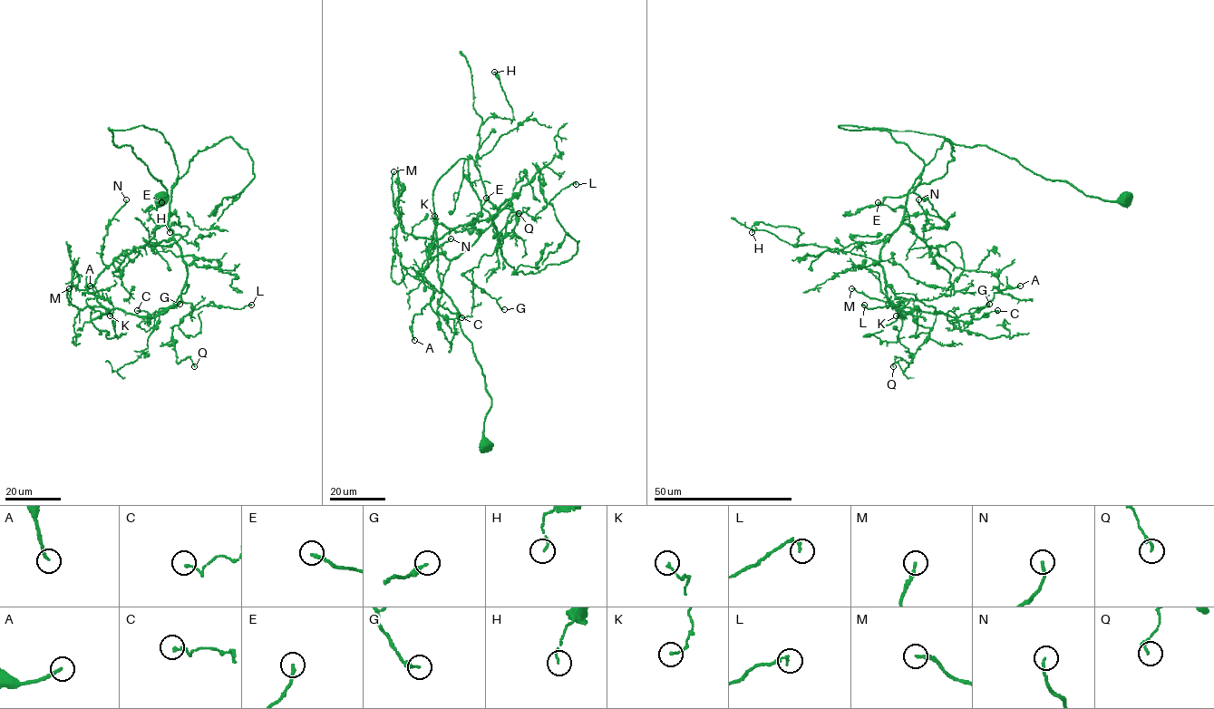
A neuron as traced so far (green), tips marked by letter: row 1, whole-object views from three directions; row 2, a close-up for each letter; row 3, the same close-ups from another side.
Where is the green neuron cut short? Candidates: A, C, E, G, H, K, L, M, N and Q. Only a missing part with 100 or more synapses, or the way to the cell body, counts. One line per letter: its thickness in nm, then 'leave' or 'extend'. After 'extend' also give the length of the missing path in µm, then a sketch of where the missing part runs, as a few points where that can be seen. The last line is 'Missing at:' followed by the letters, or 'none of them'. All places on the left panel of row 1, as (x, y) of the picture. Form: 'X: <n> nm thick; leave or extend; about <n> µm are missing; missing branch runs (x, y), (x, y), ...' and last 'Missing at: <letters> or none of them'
A: 170 nm thick; leave
C: 140 nm thick; leave
E: 200 nm thick; leave
G: 240 nm thick; leave
H: 110 nm thick; leave
K: 120 nm thick; leave
L: 160 nm thick; leave
M: 190 nm thick; leave
N: 150 nm thick; leave
Q: 170 nm thick; leave
Missing at: none of them

